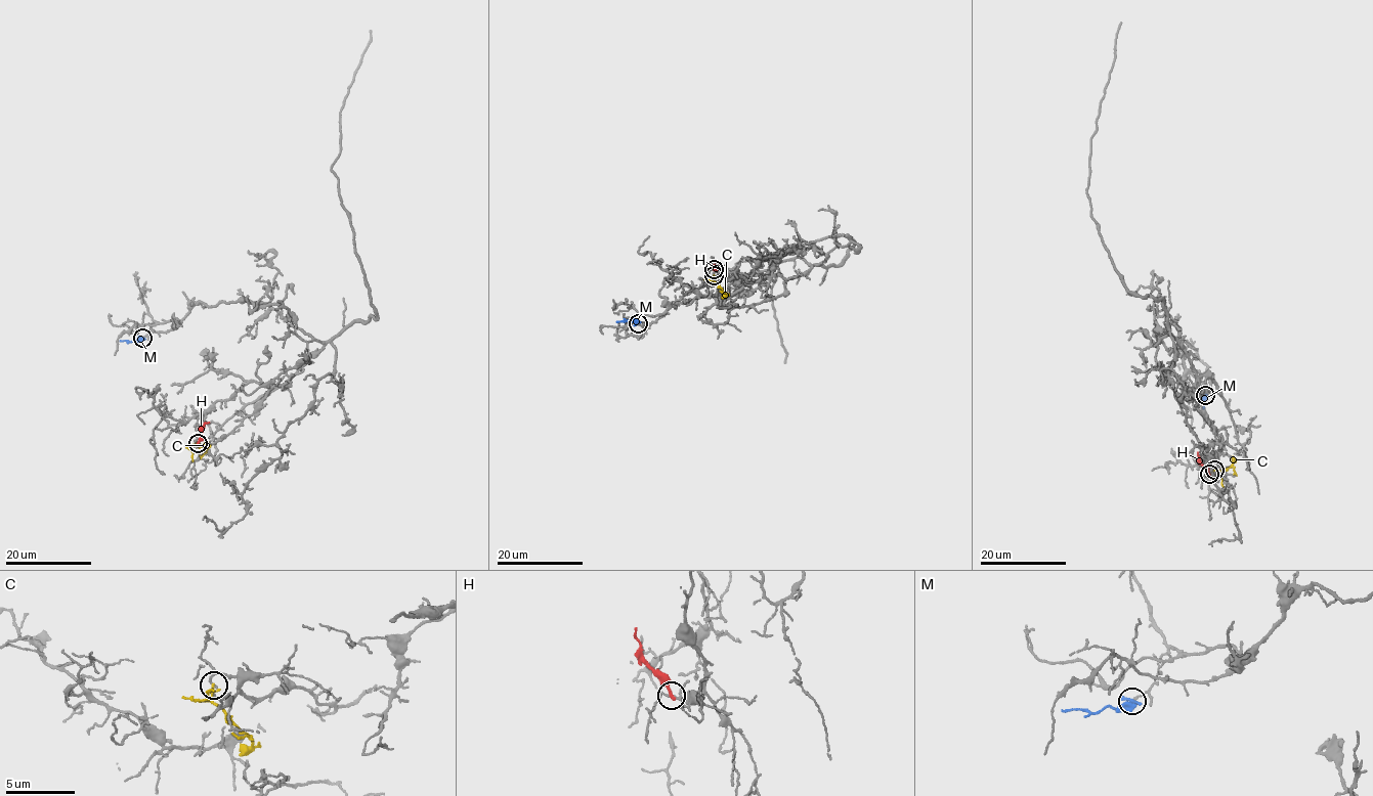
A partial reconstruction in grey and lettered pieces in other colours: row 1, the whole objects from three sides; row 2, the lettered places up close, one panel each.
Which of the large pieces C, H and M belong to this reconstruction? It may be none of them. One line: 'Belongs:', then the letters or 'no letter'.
Belongs: no letter

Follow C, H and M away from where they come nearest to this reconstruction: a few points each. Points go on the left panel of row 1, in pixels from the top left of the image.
C: (198, 443), (206, 451), (200, 458)
H: (198, 443), (201, 429), (209, 422)
M: (141, 338), (130, 342), (120, 341)

